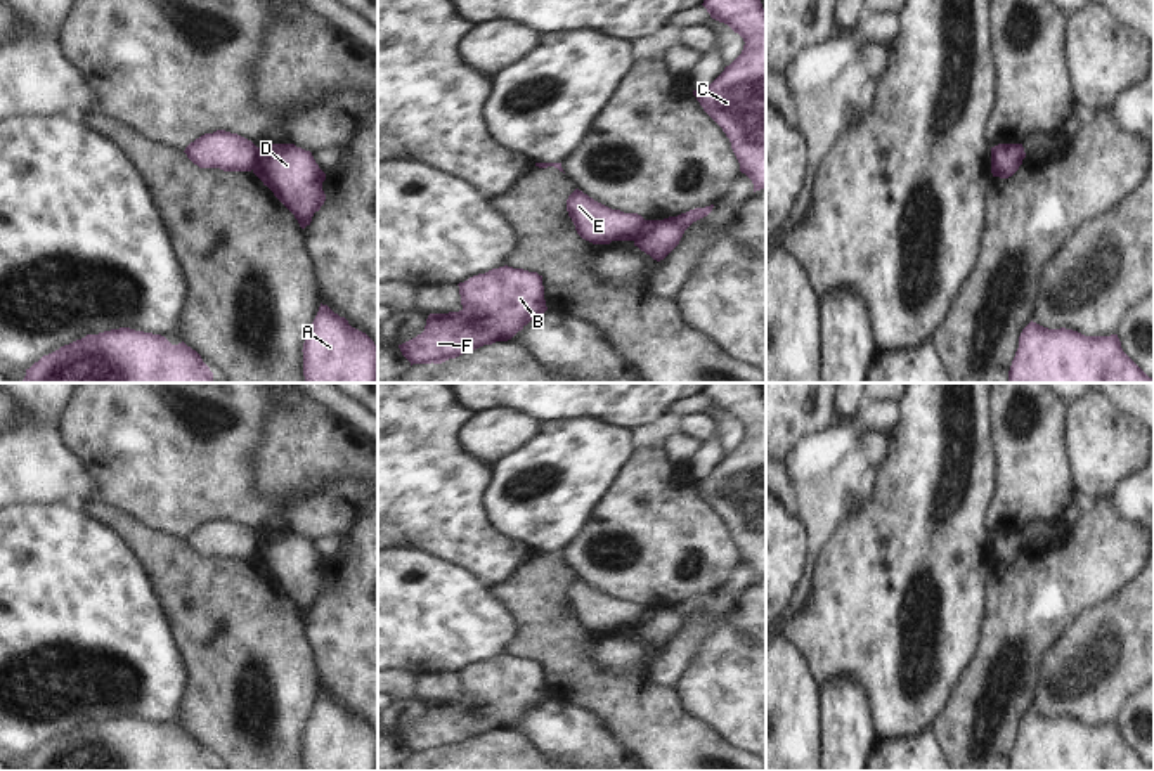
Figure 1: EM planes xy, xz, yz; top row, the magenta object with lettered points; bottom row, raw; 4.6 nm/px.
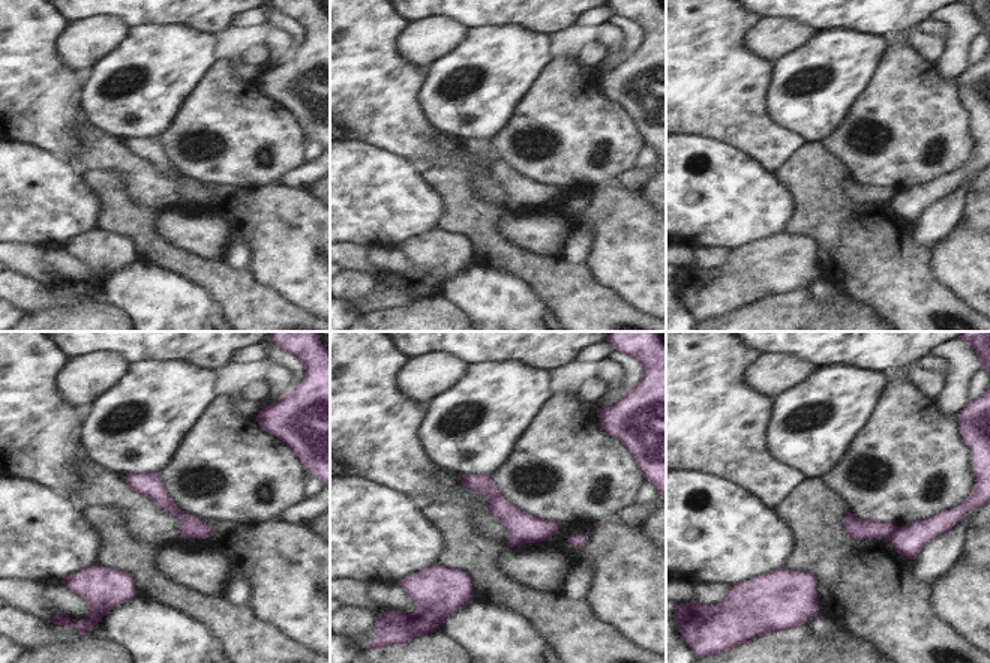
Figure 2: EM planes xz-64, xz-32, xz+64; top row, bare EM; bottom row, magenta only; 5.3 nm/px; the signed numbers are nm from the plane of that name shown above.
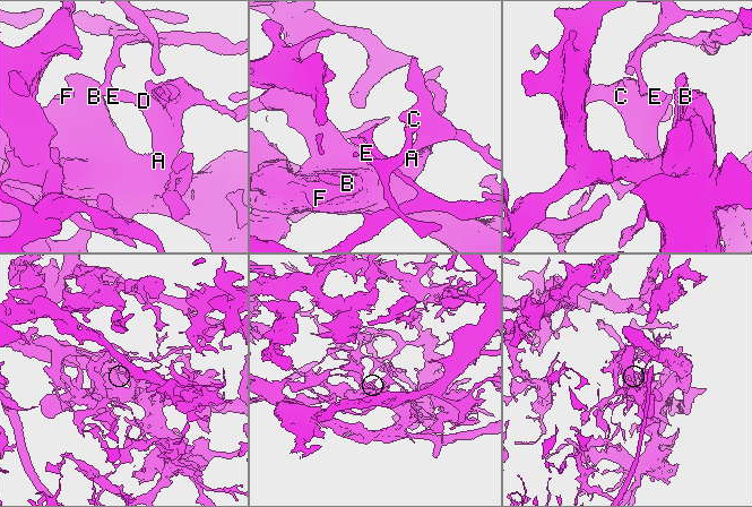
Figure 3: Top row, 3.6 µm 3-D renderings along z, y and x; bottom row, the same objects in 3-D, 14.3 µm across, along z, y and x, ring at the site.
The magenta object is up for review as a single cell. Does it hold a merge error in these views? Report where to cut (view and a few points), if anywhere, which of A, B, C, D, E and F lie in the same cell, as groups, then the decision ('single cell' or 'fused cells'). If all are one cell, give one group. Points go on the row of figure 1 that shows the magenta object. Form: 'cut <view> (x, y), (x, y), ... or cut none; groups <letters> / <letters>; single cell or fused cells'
cut xy (257, 148), (252, 168); groups A B C D F / E; fused cells

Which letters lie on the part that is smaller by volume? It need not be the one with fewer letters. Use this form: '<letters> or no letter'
E

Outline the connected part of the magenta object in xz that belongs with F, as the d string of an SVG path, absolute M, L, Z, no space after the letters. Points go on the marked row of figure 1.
M499 267L459 282L463 308L430 314L425 331L399 345L412 364L442 364L483 345L508 341L548 310L542 275Z

